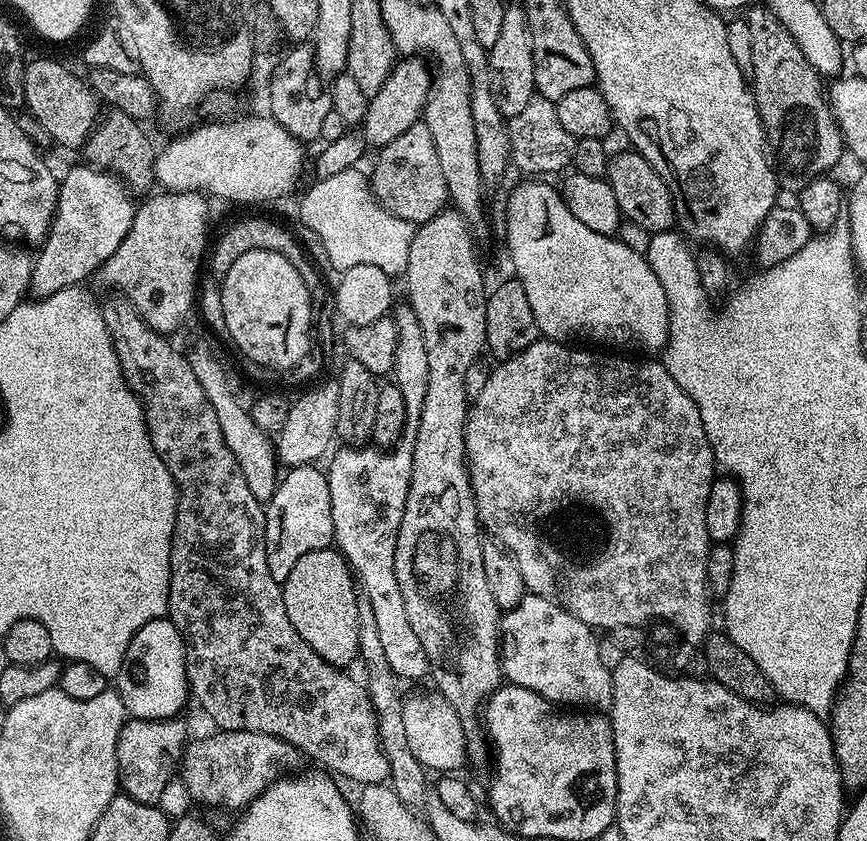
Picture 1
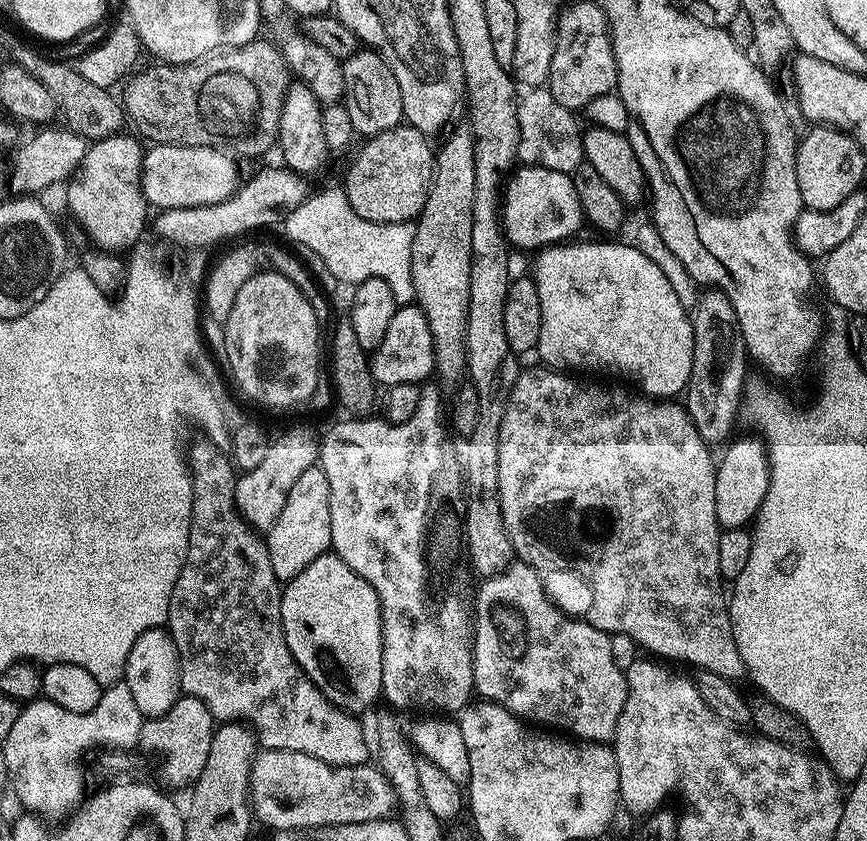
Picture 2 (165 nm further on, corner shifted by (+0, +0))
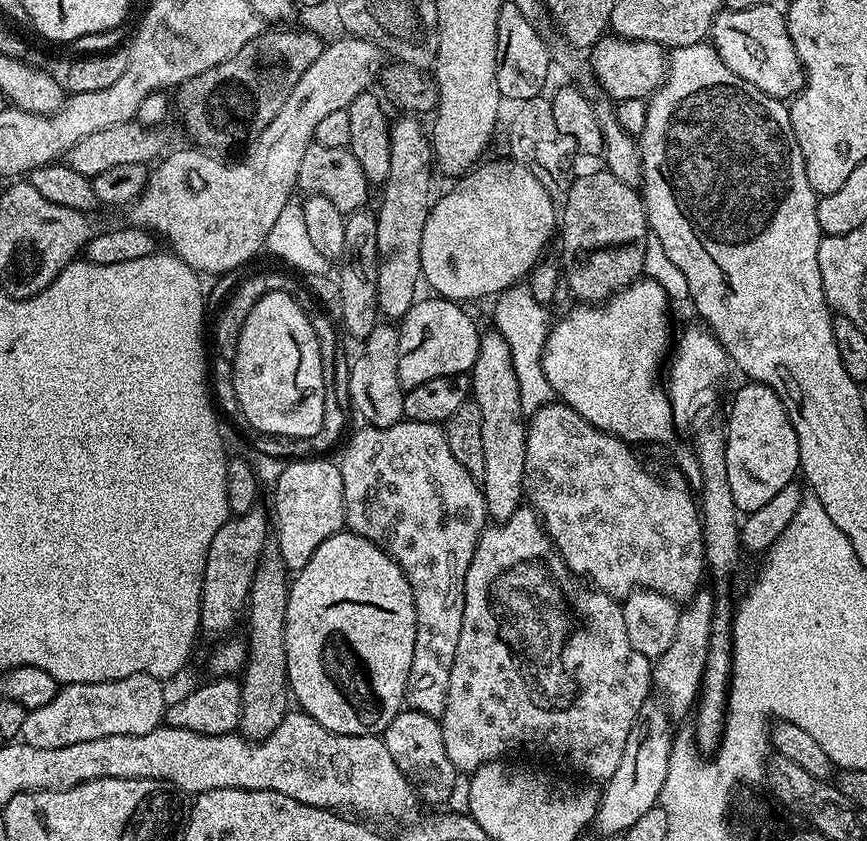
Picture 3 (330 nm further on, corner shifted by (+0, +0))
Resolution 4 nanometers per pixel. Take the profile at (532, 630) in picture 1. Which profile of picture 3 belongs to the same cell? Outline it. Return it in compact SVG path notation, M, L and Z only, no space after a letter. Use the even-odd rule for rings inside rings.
M522 506L514 510L510 518L485 527L474 550L470 570L466 570L462 634L458 634L458 650L454 650L454 666L450 670L450 690L446 694L446 710L438 717L442 738L446 742L446 755L450 757L450 762L456 767L457 773L471 774L479 770L483 764L515 757L512 756L515 752L533 752L536 756L553 756L554 759L561 760L566 767L589 776L592 779L589 781L607 782L614 774L614 770L618 770L618 762L622 762L622 754L626 750L626 738L630 738L630 730L642 706L649 703L648 691L651 693L654 688L653 667L653 661L649 657L638 654L638 650L630 646L630 638L626 635L623 607L613 597L595 586L589 586L577 573L571 572L556 551L556 545L544 529L539 514L531 506Z

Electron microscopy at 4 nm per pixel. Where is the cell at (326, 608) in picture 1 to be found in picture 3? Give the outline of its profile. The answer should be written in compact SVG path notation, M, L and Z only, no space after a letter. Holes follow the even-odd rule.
M341 530L336 532L318 550L314 550L314 558L306 562L306 566L295 573L288 589L286 602L286 662L288 663L288 687L293 701L298 703L299 711L304 712L314 722L318 722L326 730L339 736L380 736L388 729L390 722L405 707L406 678L410 678L410 662L414 662L414 638L416 637L416 607L414 594L406 574L398 566L392 556L387 556L374 542L362 538L358 534Z

